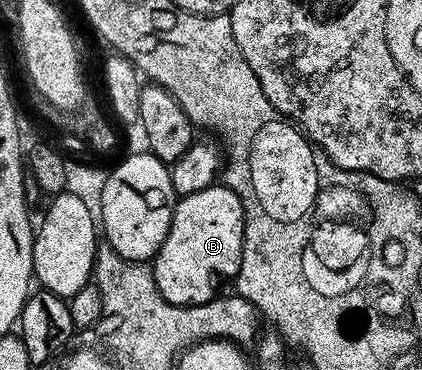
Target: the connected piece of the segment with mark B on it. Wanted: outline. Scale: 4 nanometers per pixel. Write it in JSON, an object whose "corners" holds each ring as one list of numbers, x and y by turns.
{"corners":[[213,185,198,193,179,196,176,207,172,211,172,220,170,229,166,233,166,241,162,241,155,259,150,263,154,281,158,285,158,293,162,293,162,297,166,301,179,307,202,305,217,298,216,278,221,275,222,278,231,280,242,265,243,233,242,201,239,200,238,194,232,192,225,185]]}

